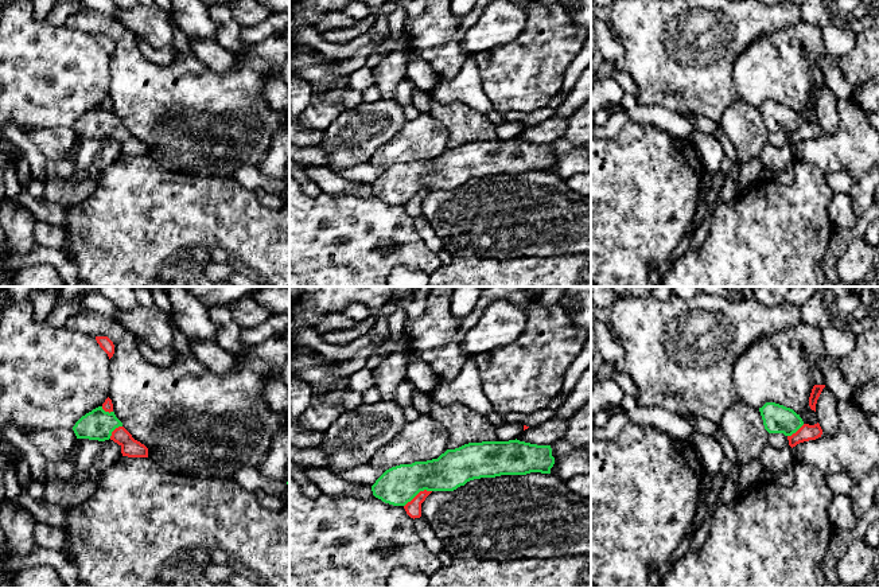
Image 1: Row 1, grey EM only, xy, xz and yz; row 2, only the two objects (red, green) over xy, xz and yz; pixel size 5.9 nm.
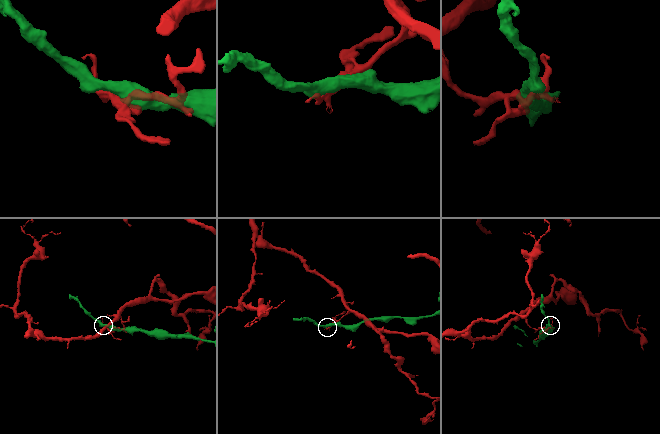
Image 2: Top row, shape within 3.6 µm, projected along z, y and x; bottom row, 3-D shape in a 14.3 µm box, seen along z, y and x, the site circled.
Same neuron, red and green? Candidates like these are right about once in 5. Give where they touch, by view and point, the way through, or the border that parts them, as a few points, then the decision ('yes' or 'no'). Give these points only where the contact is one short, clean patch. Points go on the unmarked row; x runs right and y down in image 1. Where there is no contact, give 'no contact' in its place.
xz (419, 191) | no

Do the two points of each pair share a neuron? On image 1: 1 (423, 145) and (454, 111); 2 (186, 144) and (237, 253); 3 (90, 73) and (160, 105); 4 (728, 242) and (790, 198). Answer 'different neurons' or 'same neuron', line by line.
1: different neurons
2: different neurons
3: different neurons
4: same neuron

